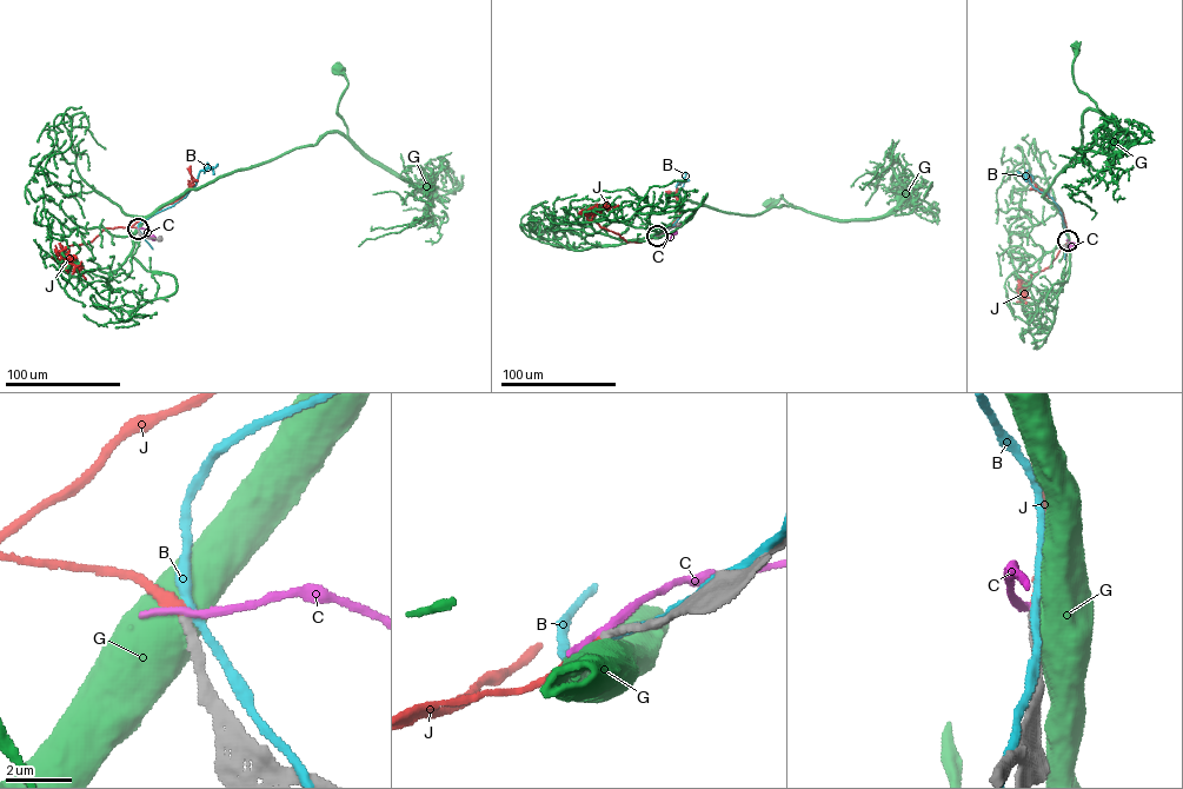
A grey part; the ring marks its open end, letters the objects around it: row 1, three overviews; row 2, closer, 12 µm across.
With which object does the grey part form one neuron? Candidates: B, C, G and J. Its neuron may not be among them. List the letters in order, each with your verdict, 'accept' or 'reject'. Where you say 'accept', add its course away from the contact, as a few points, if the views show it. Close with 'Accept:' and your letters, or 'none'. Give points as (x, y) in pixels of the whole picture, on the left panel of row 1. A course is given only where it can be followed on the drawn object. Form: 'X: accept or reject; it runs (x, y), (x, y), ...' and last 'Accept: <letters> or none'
B: reject
C: reject
G: reject
J: accept; it runs (138, 229), (105, 227), (87, 243), (65, 247), (64, 259), (85, 279)
Accept: J

